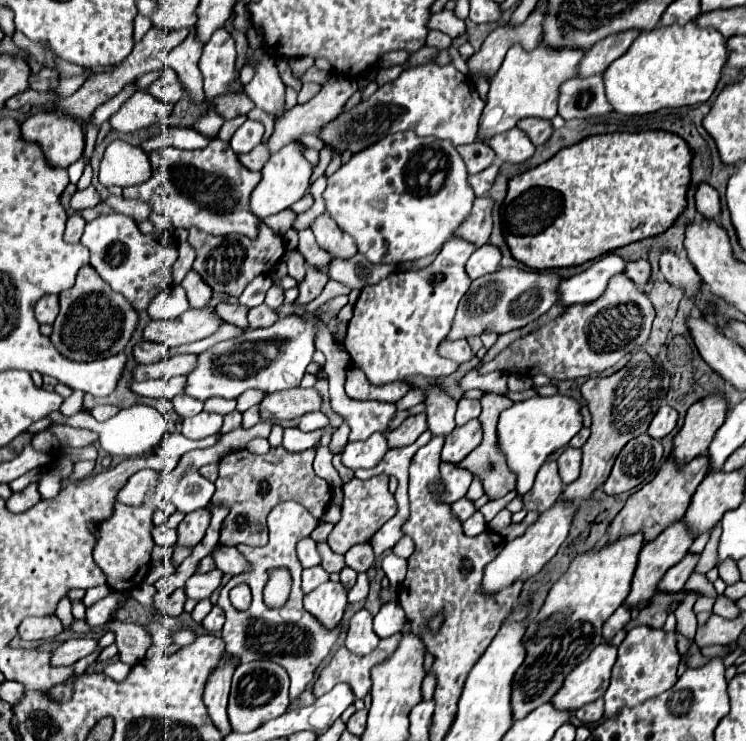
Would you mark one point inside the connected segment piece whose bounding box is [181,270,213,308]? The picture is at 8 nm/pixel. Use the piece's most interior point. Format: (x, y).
(197, 292)

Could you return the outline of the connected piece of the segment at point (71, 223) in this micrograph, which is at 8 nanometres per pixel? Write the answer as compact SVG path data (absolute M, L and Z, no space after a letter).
M75 214L75 216L71 216L67 220L67 228L65 228L65 236L63 238L69 244L77 244L79 238L81 238L81 234L83 234L83 228L85 228L85 220L79 214Z

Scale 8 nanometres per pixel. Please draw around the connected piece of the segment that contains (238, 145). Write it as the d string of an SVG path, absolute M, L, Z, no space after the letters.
M247 120L243 126L237 128L237 132L231 138L231 148L235 154L245 154L253 150L257 144L261 144L265 134L265 126L257 120Z

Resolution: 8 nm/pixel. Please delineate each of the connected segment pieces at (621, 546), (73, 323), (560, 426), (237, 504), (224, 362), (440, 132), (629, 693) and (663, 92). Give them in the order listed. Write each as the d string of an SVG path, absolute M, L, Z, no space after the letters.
M633 534L633 536L625 536L613 544L605 544L599 550L591 550L585 552L581 556L577 556L569 570L561 576L561 580L557 580L545 600L545 604L541 606L539 614L529 622L525 636L523 636L523 646L525 646L525 662L519 666L519 672L515 674L513 680L513 688L511 688L511 710L513 710L513 720L521 720L525 718L529 712L533 712L537 706L551 702L551 696L555 696L555 692L559 692L559 688L563 686L563 680L567 678L567 674L581 664L581 660L585 660L591 650L595 650L595 646L599 646L601 642L601 630L603 624L607 622L607 618L625 602L627 594L629 594L629 586L631 586L631 578L635 572L635 564L637 564L637 556L639 550L643 548L643 536L641 534Z
M89 264L77 272L77 280L71 290L63 290L59 294L59 306L59 316L53 322L55 330L49 338L63 356L75 362L101 360L123 352L139 322L135 308L131 308L123 294L113 292Z
M535 396L523 402L515 402L511 408L507 408L497 426L497 446L499 452L507 458L507 466L517 476L517 492L525 494L535 480L535 474L539 472L541 464L547 460L547 456L559 448L565 448L569 440L583 428L581 414L579 414L579 402L571 400L567 396Z
M283 446L271 450L269 456L251 454L247 450L237 450L227 454L219 462L219 478L215 480L215 494L211 498L213 504L223 504L229 508L227 520L223 520L223 532L219 542L225 546L265 546L269 540L267 532L267 514L279 502L295 500L305 506L315 518L321 518L331 504L331 486L327 480L319 478L313 470L315 450L303 452L287 452Z
M315 312L311 314L311 318L303 318L301 314L289 314L285 318L279 318L269 328L249 328L239 338L221 342L207 352L201 352L197 368L189 374L185 394L205 402L213 396L237 398L249 388L259 388L271 394L299 386L305 368L315 354L315 336L319 332L317 324L325 326L321 316Z
M425 64L407 68L397 80L381 86L371 98L359 102L351 112L341 114L321 130L325 144L335 146L337 154L343 150L359 152L385 134L399 130L415 130L419 136L435 136L451 140L455 146L471 144L477 138L477 126L485 103L480 98L476 85L465 74L453 68L453 64Z
M637 626L627 632L625 640L619 646L619 656L611 672L611 684L605 692L605 714L603 718L615 718L621 708L635 708L649 698L663 694L677 682L677 668L681 654L677 650L677 632L665 632L663 628L645 628Z
M689 22L685 26L659 26L651 32L641 32L629 52L603 72L607 100L619 114L649 114L661 108L707 102L721 78L725 60L725 38L715 28L699 28Z

